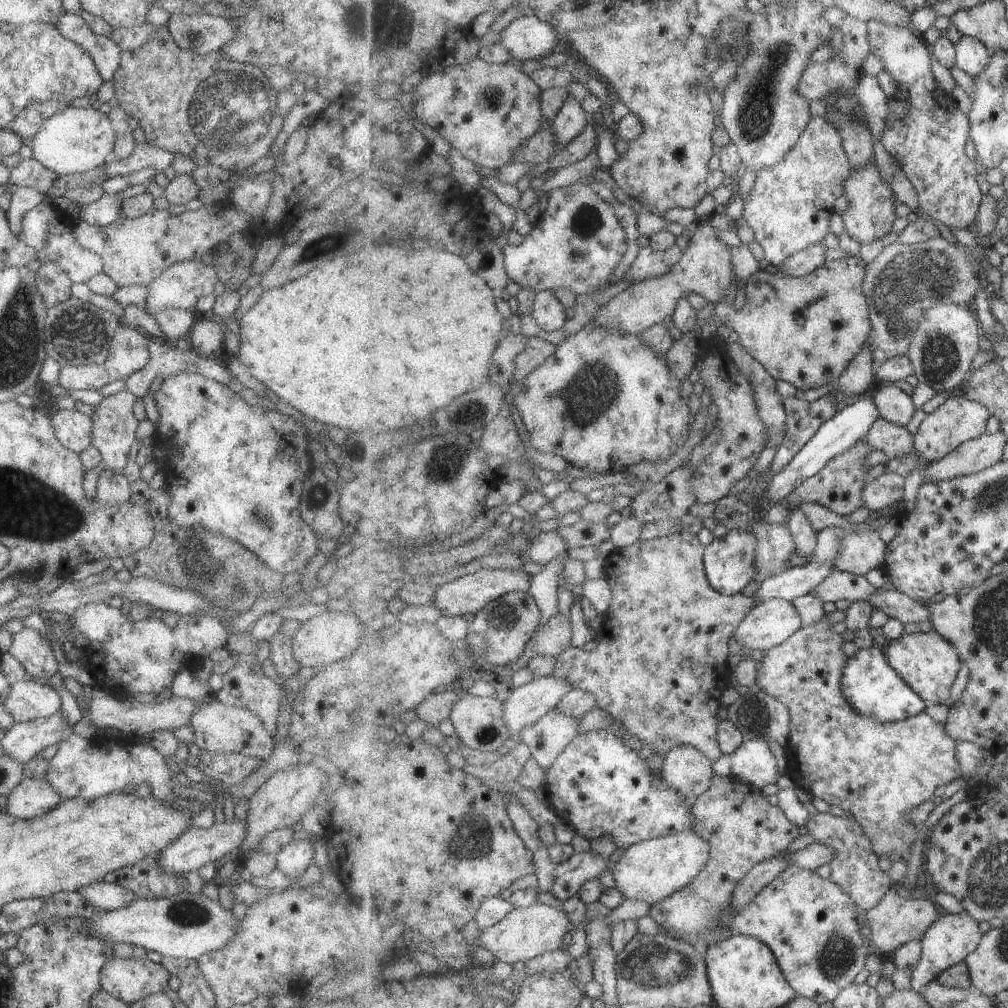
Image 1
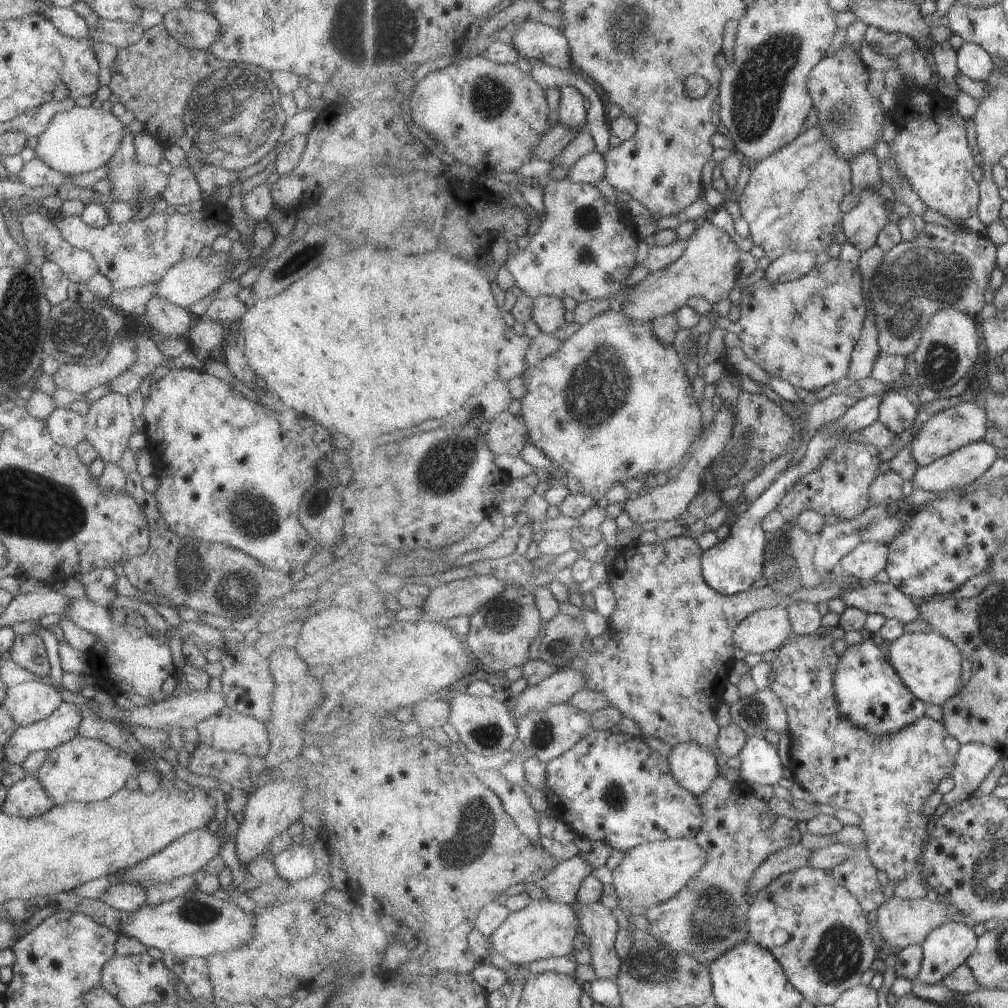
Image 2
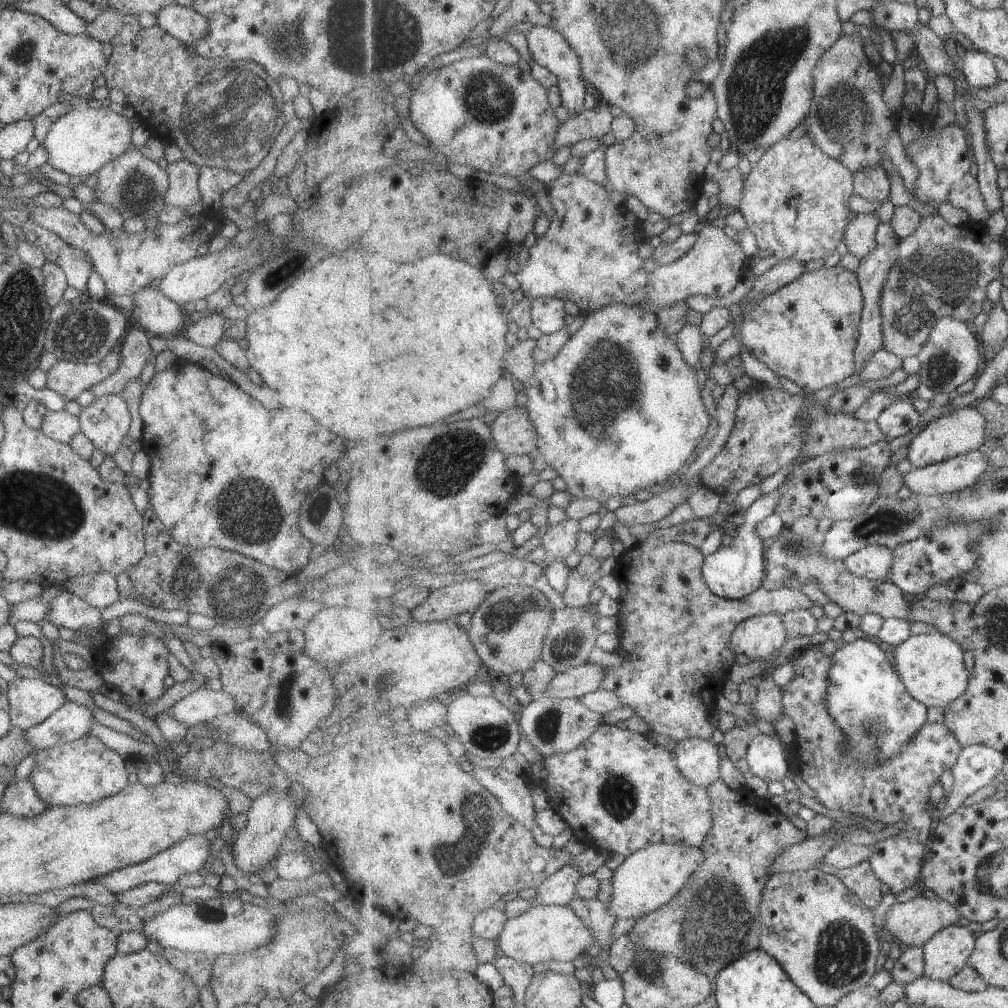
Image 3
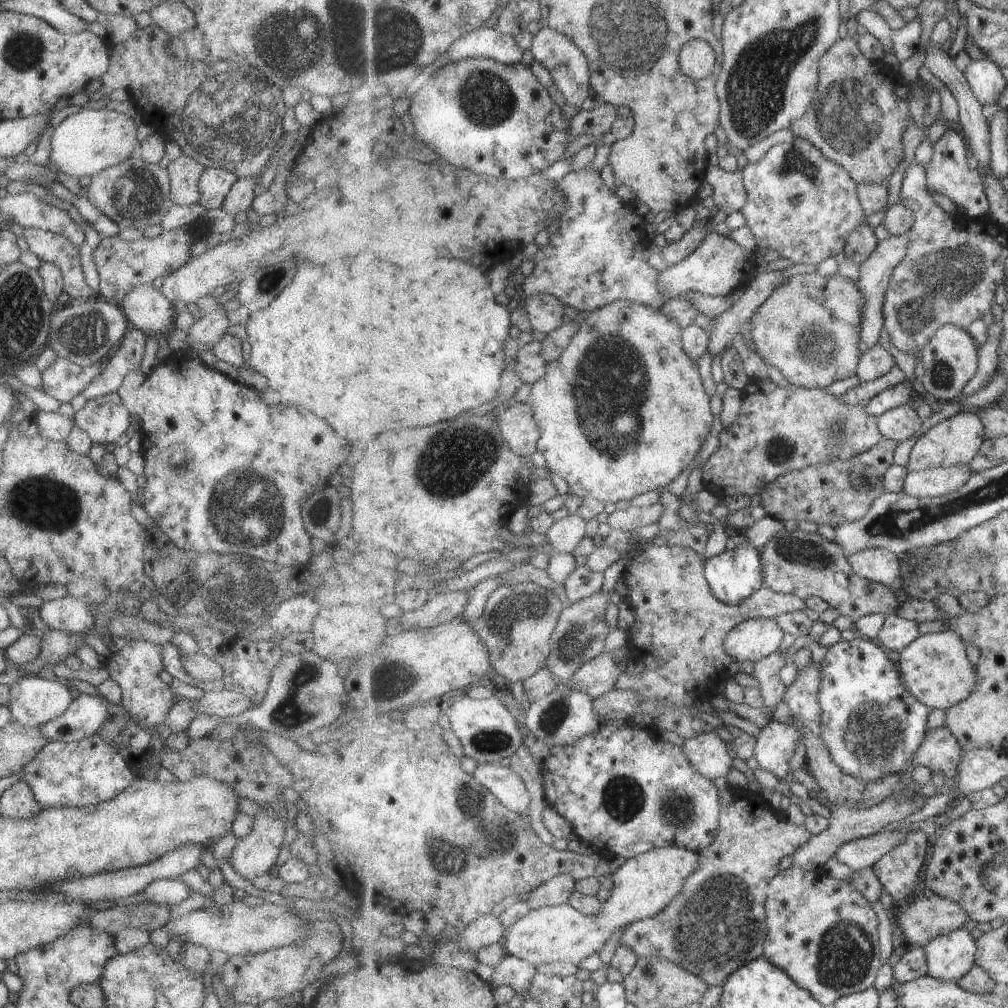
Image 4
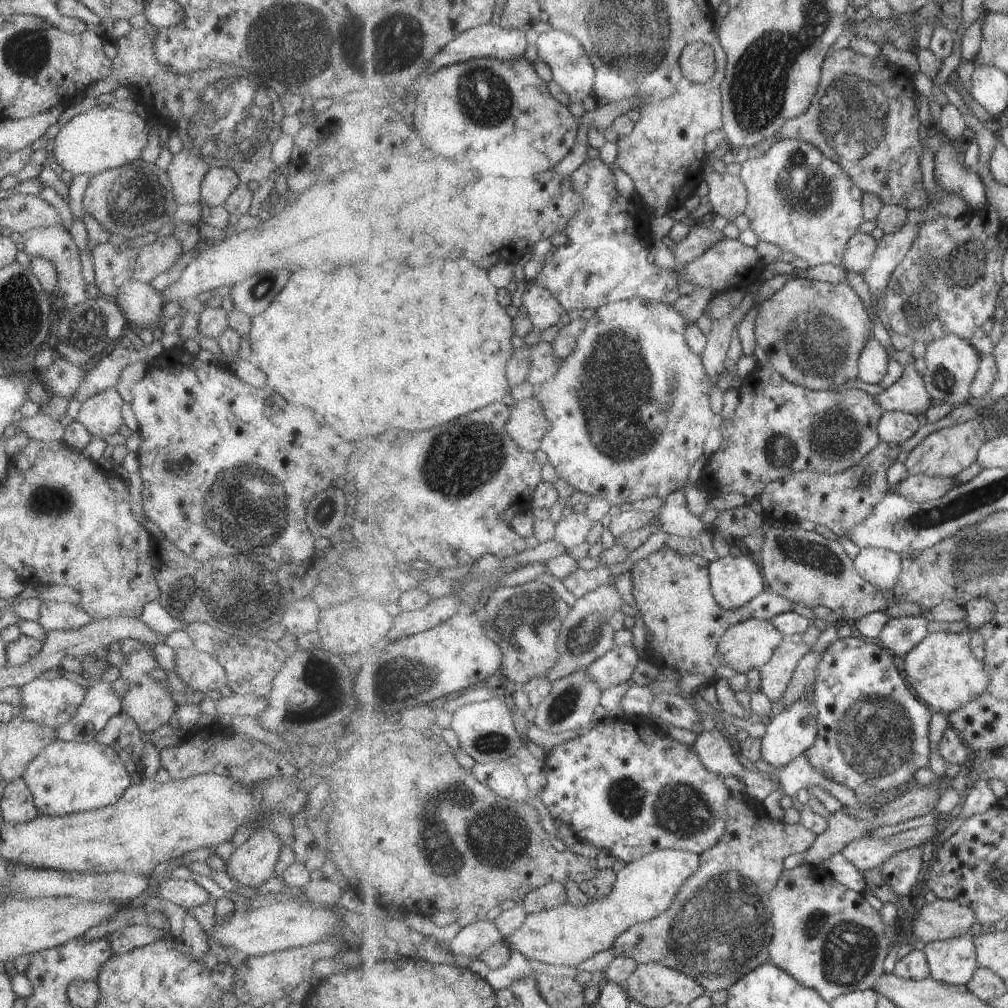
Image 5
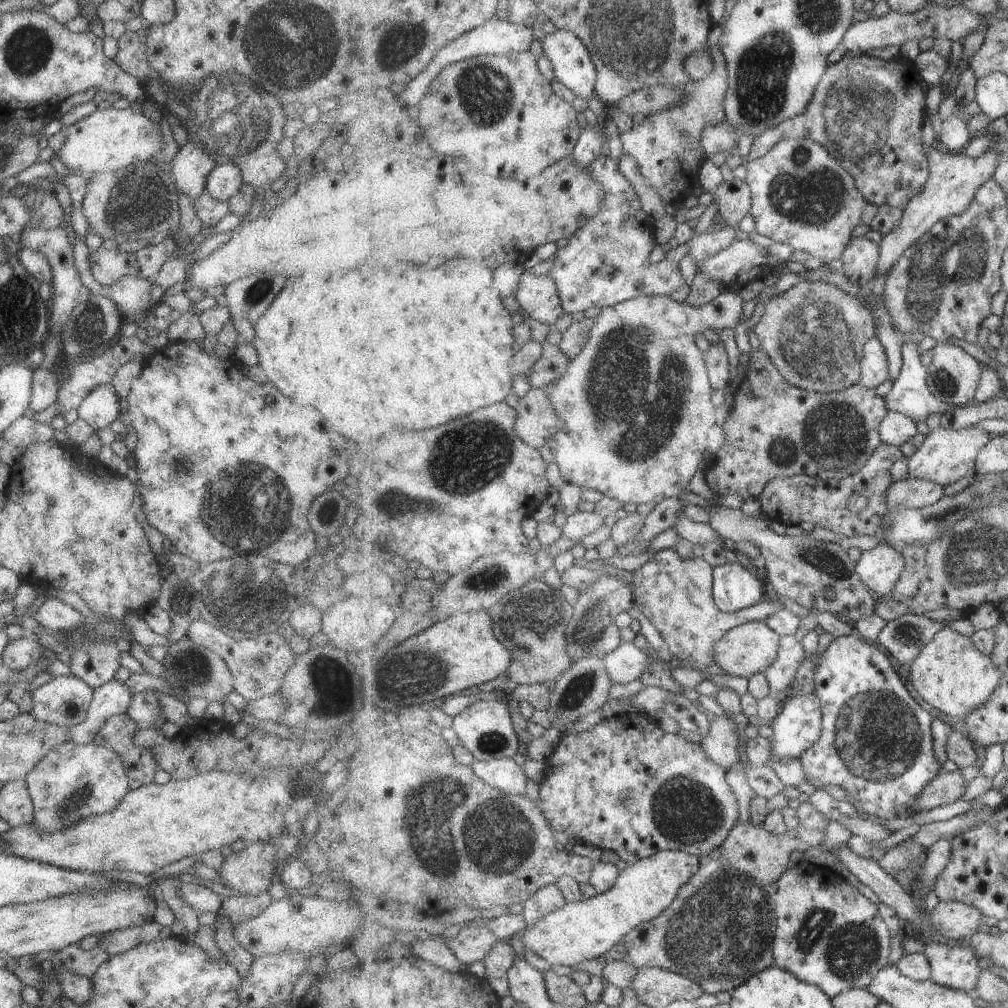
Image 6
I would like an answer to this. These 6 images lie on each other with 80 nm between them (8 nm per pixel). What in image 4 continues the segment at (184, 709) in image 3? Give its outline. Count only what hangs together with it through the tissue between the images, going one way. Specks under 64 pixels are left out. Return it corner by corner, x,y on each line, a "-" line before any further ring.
225,688
218,692
204,692
203,696
193,701
195,716
200,713
211,714
211,716
217,716
223,721
227,717
238,715
247,709
256,707
252,706
247,695
237,691
228,691

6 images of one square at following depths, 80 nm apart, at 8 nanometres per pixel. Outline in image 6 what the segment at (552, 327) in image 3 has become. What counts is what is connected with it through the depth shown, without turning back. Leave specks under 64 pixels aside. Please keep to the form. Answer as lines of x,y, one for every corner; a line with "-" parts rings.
529,269
522,274
515,296
525,312
552,327
565,313
555,281
549,276
535,275

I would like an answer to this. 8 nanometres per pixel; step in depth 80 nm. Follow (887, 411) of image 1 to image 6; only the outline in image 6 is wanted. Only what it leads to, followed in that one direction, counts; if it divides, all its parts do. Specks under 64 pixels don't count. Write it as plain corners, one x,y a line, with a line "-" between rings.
888,411
887,416
879,425
882,442
892,447
903,446
911,438
919,434
917,421
910,416
897,411

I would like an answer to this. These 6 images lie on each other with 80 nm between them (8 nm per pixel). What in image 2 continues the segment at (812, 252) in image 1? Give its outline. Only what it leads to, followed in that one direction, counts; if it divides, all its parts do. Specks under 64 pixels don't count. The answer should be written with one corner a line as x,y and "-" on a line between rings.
790,252
774,260
765,270
765,278
769,283
786,283
803,278
815,268
817,260
813,253

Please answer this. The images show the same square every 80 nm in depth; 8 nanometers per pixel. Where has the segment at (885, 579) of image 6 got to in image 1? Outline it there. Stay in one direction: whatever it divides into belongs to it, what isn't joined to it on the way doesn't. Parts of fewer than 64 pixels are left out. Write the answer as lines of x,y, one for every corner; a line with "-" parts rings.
877,531
858,535
853,533
843,541
835,570
865,576
885,564
887,545

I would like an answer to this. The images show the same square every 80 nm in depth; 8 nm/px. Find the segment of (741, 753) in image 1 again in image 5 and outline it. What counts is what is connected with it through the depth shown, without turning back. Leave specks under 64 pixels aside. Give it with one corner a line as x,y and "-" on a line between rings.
801,699
767,720
767,734
762,738
763,759
781,768
803,755
805,750
809,750
817,740
817,713
814,703

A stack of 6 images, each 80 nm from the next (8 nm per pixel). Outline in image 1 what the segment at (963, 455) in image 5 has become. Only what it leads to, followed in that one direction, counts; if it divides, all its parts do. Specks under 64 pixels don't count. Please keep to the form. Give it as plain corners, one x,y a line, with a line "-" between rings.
963,393
960,397
948,398
941,406
927,415
913,435
918,456
929,463
945,458
962,444
983,436
987,430
987,420
991,416
990,409
984,404
969,400

